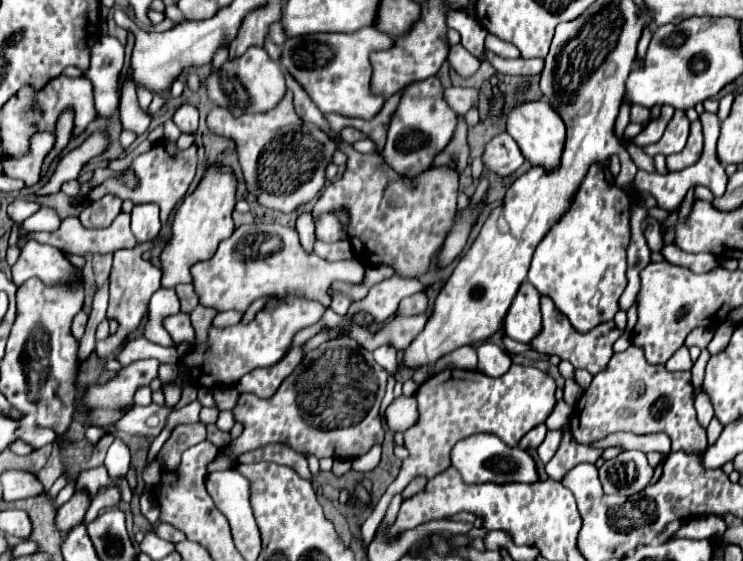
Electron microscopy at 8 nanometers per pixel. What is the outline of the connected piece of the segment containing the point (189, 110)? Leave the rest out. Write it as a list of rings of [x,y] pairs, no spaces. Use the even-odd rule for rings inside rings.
[[[183,104],[173,114],[173,122],[179,126],[181,132],[195,132],[197,130],[197,122],[199,122],[199,112],[191,104]]]

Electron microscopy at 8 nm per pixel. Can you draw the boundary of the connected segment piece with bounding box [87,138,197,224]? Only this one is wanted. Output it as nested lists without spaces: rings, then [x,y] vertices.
[[[163,138],[149,152],[139,154],[137,158],[133,158],[133,162],[127,166],[127,170],[131,170],[137,176],[137,186],[135,188],[129,188],[119,178],[107,178],[87,198],[89,200],[97,200],[97,198],[103,198],[105,194],[117,194],[121,200],[131,200],[133,204],[153,202],[153,204],[157,204],[161,208],[161,223],[167,224],[171,210],[185,196],[185,192],[187,192],[187,188],[189,188],[189,184],[191,184],[191,180],[195,176],[195,168],[197,168],[195,144],[191,144],[187,150],[179,150],[175,142]]]

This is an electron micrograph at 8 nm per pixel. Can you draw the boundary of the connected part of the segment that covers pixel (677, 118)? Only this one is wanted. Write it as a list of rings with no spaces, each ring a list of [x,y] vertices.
[[[675,110],[673,118],[669,120],[669,124],[665,128],[663,138],[659,142],[655,142],[655,144],[645,146],[643,152],[647,152],[649,156],[655,156],[655,154],[669,156],[669,154],[681,152],[685,148],[687,136],[689,136],[689,120],[687,120],[683,110]]]

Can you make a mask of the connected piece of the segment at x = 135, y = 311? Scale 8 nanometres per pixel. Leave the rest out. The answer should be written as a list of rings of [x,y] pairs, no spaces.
[[[158,239],[137,244],[131,249],[120,249],[113,254],[113,268],[111,268],[111,276],[109,276],[109,308],[107,308],[107,318],[117,320],[119,328],[113,336],[109,336],[105,342],[97,342],[95,344],[95,354],[105,360],[105,358],[113,358],[115,352],[121,348],[121,344],[127,340],[127,336],[141,324],[141,320],[147,316],[149,310],[149,298],[153,292],[157,292],[161,288],[161,270],[151,266],[149,262],[143,260],[143,252],[152,249]]]

